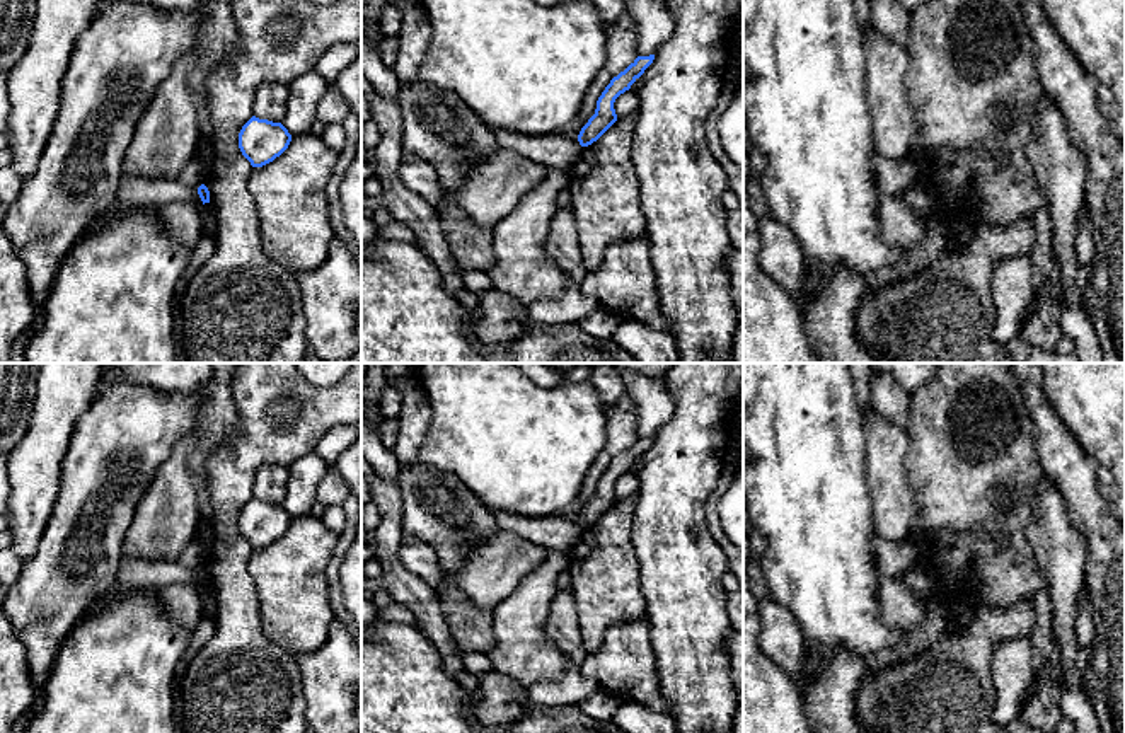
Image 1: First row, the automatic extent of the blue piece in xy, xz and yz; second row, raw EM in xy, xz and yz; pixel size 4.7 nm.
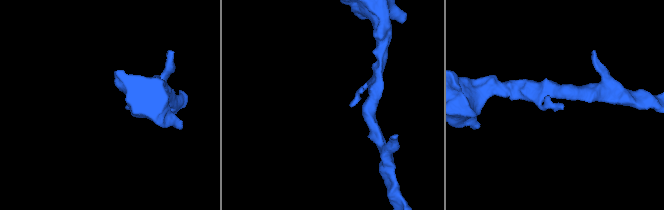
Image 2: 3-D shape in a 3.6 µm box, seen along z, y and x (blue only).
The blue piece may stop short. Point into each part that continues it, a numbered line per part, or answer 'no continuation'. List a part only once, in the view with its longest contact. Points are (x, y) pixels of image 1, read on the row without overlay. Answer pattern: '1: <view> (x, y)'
no continuation

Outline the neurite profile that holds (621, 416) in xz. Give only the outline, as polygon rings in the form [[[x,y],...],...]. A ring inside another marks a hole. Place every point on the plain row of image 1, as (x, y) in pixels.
[[[627,394],[612,406],[607,406],[607,438],[603,448],[590,465],[580,494],[564,517],[578,522],[581,510],[595,496],[597,482],[614,459],[624,453],[638,440],[638,411],[634,399]]]

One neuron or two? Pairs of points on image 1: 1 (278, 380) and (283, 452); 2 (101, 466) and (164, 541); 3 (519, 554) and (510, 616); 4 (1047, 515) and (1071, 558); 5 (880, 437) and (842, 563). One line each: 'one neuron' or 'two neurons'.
1: one neuron
2: two neurons
3: two neurons
4: one neuron
5: two neurons

